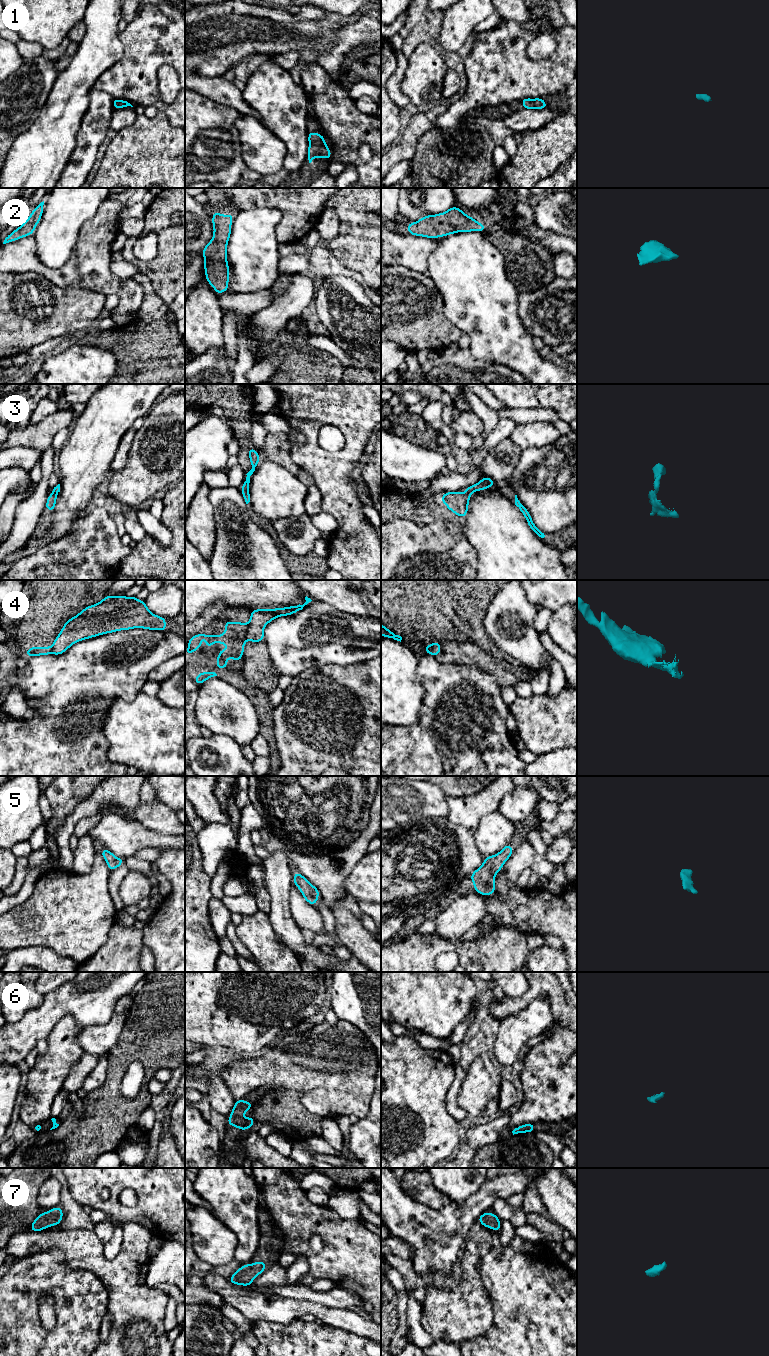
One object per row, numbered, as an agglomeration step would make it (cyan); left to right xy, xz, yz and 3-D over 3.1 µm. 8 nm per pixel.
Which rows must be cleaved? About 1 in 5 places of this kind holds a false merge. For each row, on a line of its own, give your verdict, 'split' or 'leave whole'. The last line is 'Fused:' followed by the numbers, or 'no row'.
1: leave whole
2: leave whole
3: leave whole
4: split
5: leave whole
6: leave whole
7: leave whole
Fused: 4

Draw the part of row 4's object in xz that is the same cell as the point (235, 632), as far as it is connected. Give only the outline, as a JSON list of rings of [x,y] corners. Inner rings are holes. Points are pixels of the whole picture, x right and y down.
[[[225,622],[225,633],[223,635],[206,635],[199,633],[189,639],[188,649],[185,654],[192,654],[200,647],[213,647],[213,642],[229,644],[227,649],[220,650],[216,660],[218,669],[227,668],[227,658],[231,657],[235,662],[239,662],[243,656],[244,644],[246,641],[246,631],[248,624],[242,622]]]

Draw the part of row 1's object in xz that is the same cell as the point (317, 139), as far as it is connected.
[[[308,132],[309,148],[308,148],[308,160],[309,163],[315,157],[322,157],[324,159],[330,159],[332,153],[329,147],[325,144],[325,138],[315,132]]]

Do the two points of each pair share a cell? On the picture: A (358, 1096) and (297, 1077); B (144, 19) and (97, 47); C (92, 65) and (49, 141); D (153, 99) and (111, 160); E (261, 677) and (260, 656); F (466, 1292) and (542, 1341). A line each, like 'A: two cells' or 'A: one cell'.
A: one cell
B: two cells
C: one cell
D: two cells
E: one cell
F: two cells

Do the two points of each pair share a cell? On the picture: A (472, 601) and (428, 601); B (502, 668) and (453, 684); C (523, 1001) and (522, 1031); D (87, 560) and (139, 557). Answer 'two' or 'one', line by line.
A: one
B: two
C: two
D: two

